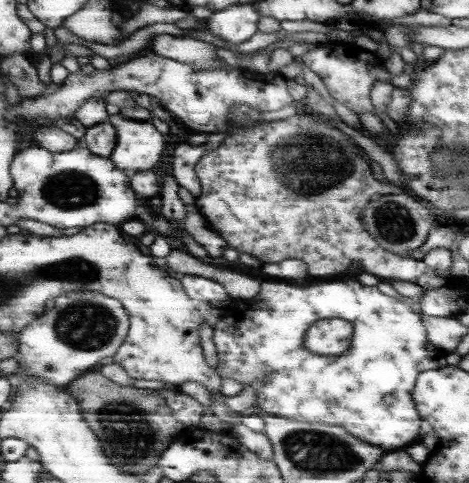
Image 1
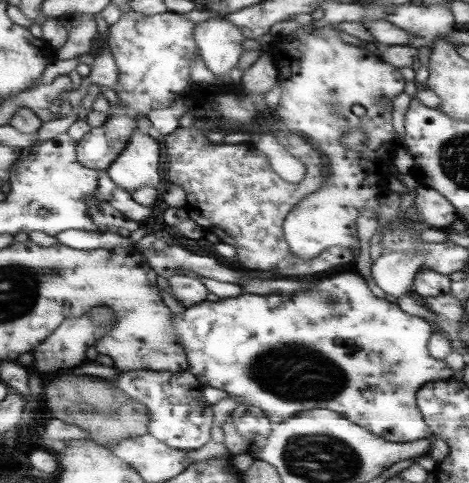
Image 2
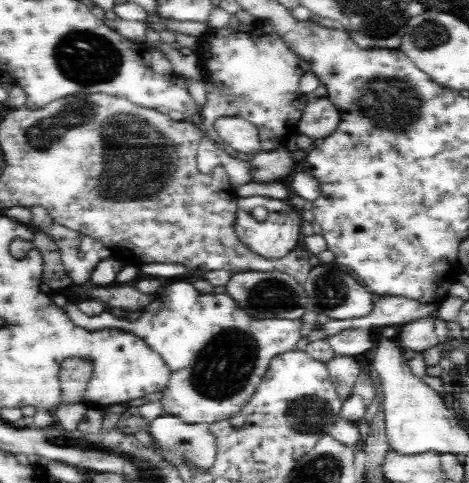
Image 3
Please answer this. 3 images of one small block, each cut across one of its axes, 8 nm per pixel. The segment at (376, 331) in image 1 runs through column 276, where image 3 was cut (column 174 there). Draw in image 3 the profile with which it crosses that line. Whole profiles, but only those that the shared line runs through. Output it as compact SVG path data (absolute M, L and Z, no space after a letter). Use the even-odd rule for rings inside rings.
M174 282L152 304L140 310L136 322L112 318L110 312L86 316L76 304L62 308L74 326L98 332L108 326L124 328L140 336L164 362L172 376L162 390L162 416L178 416L186 424L214 424L242 412L266 376L272 360L292 350L302 338L302 320L252 320L228 294L200 294L188 282Z

